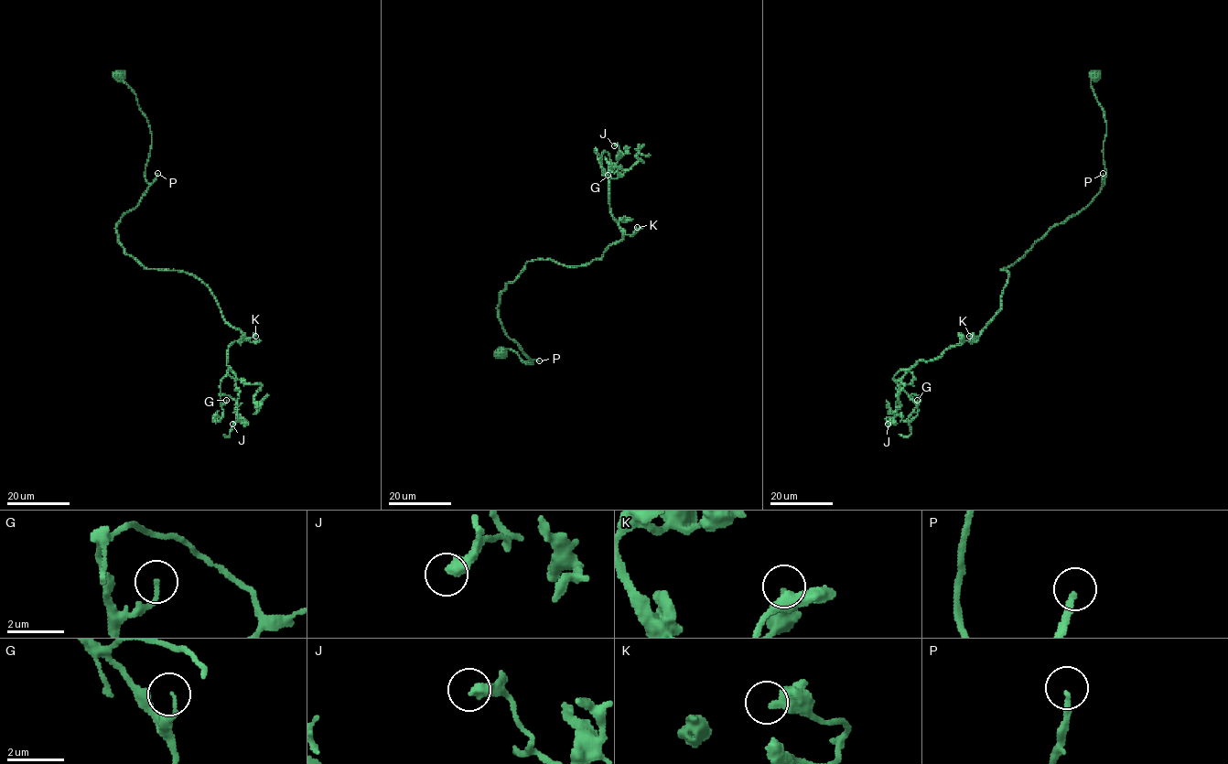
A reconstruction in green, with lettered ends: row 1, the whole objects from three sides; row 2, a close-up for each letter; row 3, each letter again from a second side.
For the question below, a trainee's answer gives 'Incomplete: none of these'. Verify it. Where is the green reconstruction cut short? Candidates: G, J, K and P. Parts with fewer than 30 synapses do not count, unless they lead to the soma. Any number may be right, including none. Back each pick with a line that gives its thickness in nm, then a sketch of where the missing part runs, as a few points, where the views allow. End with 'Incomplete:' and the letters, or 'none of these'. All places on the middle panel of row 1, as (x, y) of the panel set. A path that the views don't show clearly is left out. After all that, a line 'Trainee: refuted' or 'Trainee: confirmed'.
P: 180 nm | (539, 360), (549, 347), (549, 333), (533, 324), (526, 324), (524, 317)
Incomplete: P
Trainee: refuted

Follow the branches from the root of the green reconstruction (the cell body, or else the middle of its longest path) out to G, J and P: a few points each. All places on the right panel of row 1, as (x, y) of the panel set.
G: (1095, 75), (1101, 189), (1001, 269), (1000, 309), (978, 336), (894, 375), (917, 400)
J: (1095, 75), (1101, 189), (1001, 269), (1000, 309), (978, 336), (906, 371), (888, 424)
P: (1095, 75), (1099, 77), (1091, 81), (1091, 87), (1104, 111), (1106, 123), (1104, 183), (1103, 173)

